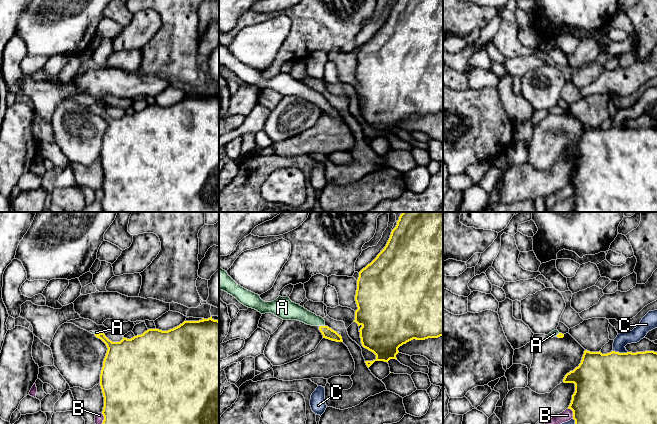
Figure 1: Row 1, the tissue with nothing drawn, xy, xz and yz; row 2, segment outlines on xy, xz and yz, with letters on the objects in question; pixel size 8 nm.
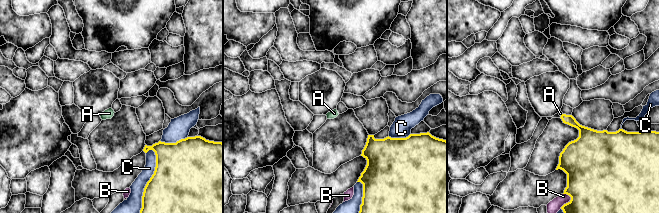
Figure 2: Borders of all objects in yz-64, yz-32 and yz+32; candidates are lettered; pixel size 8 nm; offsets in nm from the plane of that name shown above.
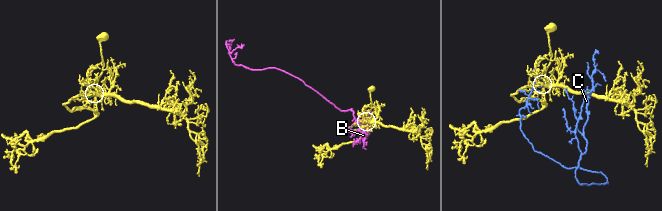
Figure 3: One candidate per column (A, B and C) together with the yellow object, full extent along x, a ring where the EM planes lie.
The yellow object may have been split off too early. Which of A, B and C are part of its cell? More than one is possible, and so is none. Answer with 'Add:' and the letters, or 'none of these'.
Add: A

